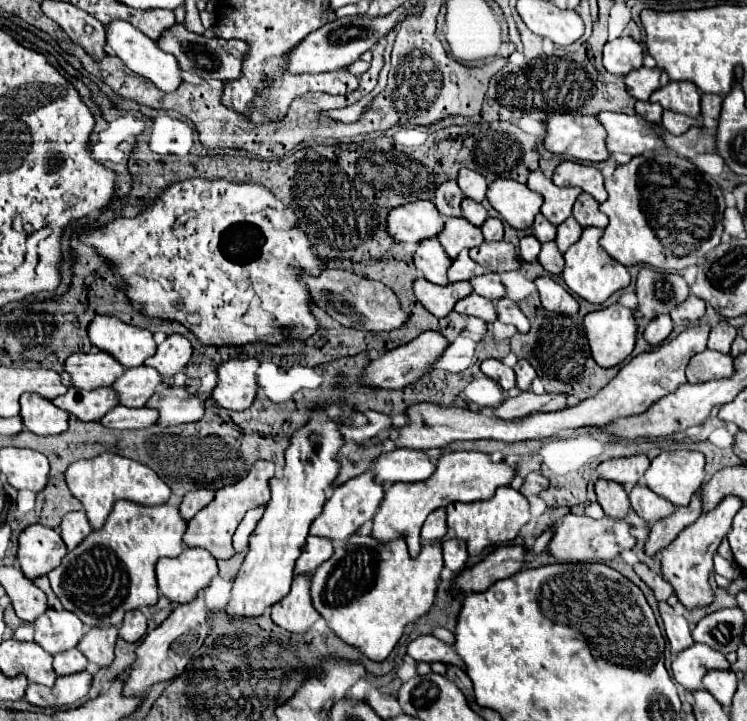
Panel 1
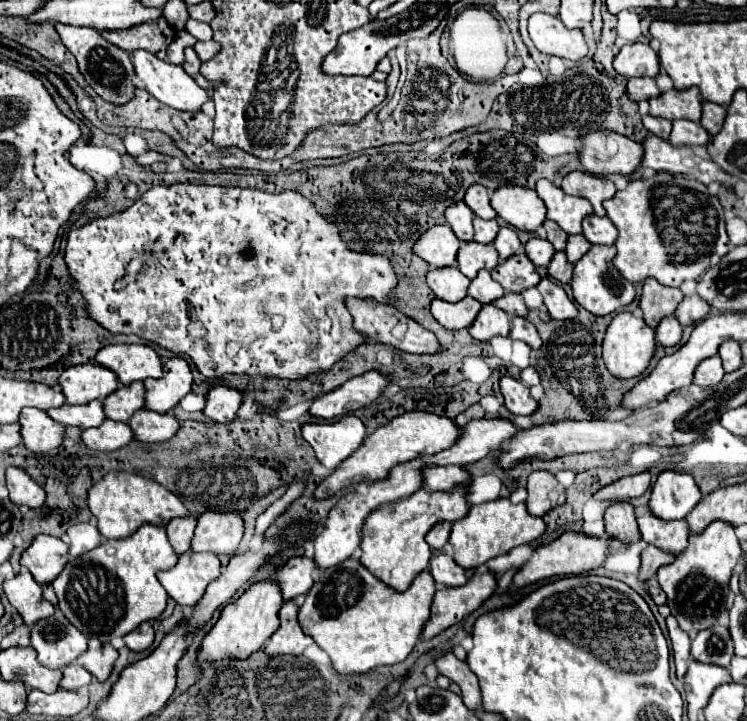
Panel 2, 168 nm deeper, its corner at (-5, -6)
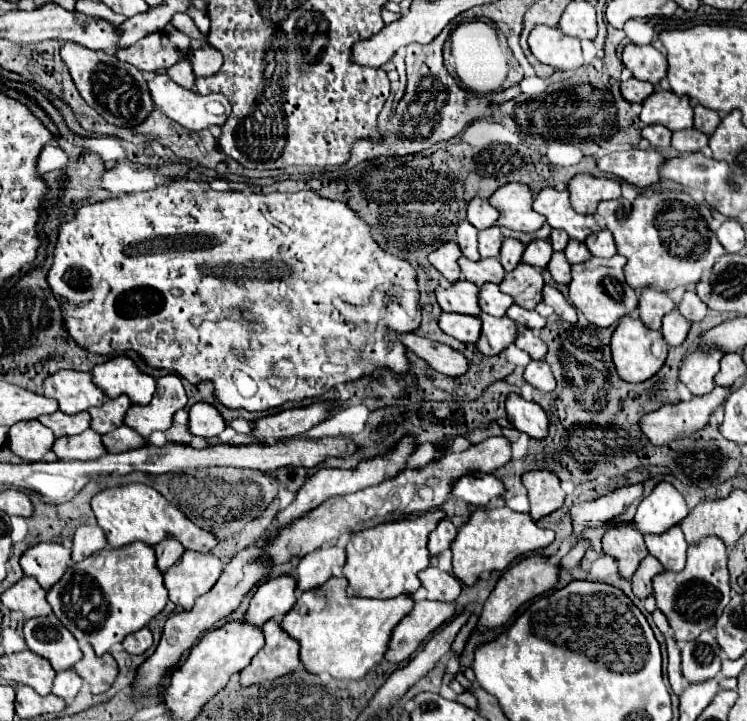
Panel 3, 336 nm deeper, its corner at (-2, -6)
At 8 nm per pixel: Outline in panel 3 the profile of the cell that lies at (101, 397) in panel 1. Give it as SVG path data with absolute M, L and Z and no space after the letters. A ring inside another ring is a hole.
M54 412L48 416L38 418L44 426L48 426L56 436L74 436L90 428L90 414L80 412L80 414L64 414L64 412Z

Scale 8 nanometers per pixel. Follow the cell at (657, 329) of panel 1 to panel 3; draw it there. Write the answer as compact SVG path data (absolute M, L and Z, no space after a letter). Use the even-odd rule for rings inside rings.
M672 310L670 314L666 314L662 318L660 330L662 330L662 336L668 342L668 346L680 346L686 340L688 328L690 328L690 322L678 310Z

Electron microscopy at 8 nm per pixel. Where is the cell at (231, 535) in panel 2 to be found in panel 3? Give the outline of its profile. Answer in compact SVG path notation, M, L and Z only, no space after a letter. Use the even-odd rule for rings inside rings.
M128 484L102 490L92 498L92 510L98 520L98 526L104 530L108 544L112 548L120 548L136 540L156 546L170 534L174 534L184 544L186 550L210 552L218 544L218 538L212 532L198 528L176 506L168 504L154 488L146 484Z

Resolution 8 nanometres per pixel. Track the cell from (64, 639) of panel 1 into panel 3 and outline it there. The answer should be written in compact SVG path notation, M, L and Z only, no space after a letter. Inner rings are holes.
M54 614L26 620L24 640L28 648L44 656L56 672L72 668L82 658L78 640L72 636L68 628L62 626L62 622Z

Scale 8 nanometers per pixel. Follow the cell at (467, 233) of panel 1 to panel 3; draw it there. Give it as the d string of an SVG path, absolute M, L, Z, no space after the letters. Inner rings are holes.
M466 256L460 258L460 270L462 278L474 282L476 286L482 286L484 282L502 282L504 278L504 268L498 258L480 258L476 262L468 260Z

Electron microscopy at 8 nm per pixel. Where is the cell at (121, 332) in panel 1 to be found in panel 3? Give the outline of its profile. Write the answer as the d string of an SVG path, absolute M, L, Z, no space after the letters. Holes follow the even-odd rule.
M114 356L102 364L96 364L92 376L106 396L116 398L126 394L132 404L148 404L156 390L156 380L140 370L130 356Z

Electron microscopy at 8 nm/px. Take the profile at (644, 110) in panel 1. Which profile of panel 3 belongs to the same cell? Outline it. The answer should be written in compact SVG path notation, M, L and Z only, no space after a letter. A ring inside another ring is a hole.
M650 124L650 126L644 126L642 128L642 136L646 140L650 140L650 144L654 148L664 148L670 144L670 136L672 132L666 128L666 126L660 126L660 124Z

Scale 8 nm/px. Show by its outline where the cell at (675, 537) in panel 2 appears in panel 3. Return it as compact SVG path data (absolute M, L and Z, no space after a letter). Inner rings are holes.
M672 526L668 534L644 534L644 542L648 552L662 562L664 570L678 572L684 568L688 542L684 540L680 526Z

